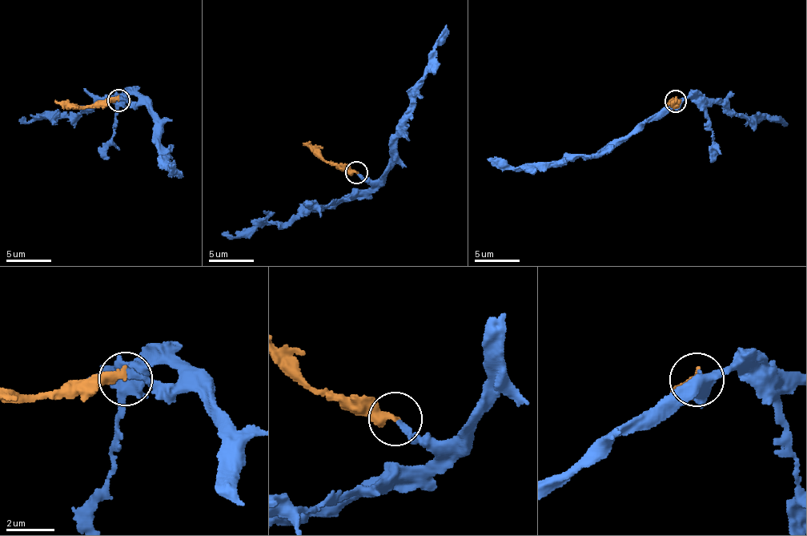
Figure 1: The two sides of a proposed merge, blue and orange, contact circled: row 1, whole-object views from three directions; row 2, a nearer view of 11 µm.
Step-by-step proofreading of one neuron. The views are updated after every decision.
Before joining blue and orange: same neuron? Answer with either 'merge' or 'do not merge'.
merge

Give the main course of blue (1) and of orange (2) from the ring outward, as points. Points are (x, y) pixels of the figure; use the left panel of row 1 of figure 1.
1: (118, 99), (146, 104), (164, 155), (161, 157), (170, 165), (168, 174), (170, 167)
2: (118, 99), (102, 101), (94, 106), (54, 102)

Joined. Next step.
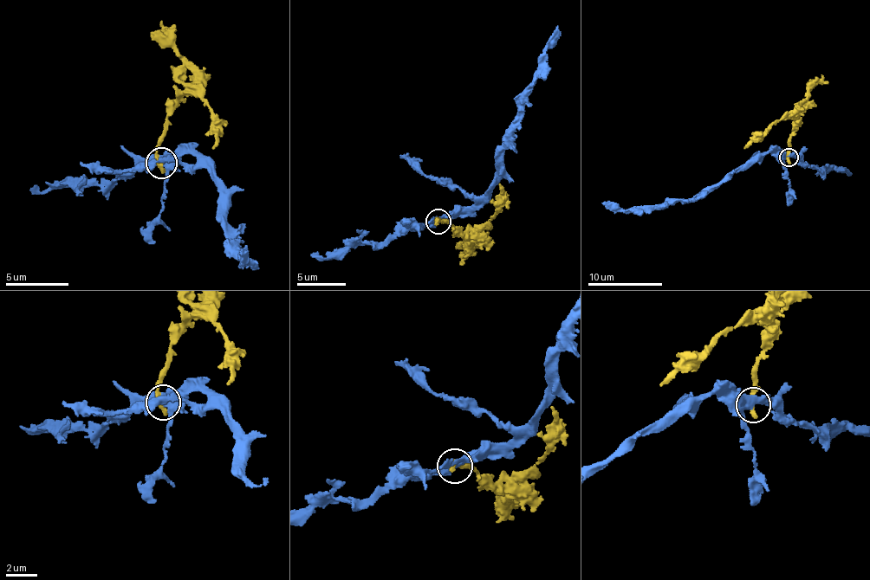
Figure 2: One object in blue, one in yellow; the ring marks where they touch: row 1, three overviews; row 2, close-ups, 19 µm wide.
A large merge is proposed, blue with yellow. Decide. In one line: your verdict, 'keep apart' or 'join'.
keep apart

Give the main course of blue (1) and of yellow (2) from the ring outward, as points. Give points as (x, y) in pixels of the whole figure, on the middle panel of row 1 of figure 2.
1: (437, 222), (479, 205), (503, 159), (503, 147), (519, 102), (534, 83), (541, 54), (553, 42), (558, 25)
2: (437, 222), (438, 216), (460, 227), (485, 227), (496, 211), (499, 183)

